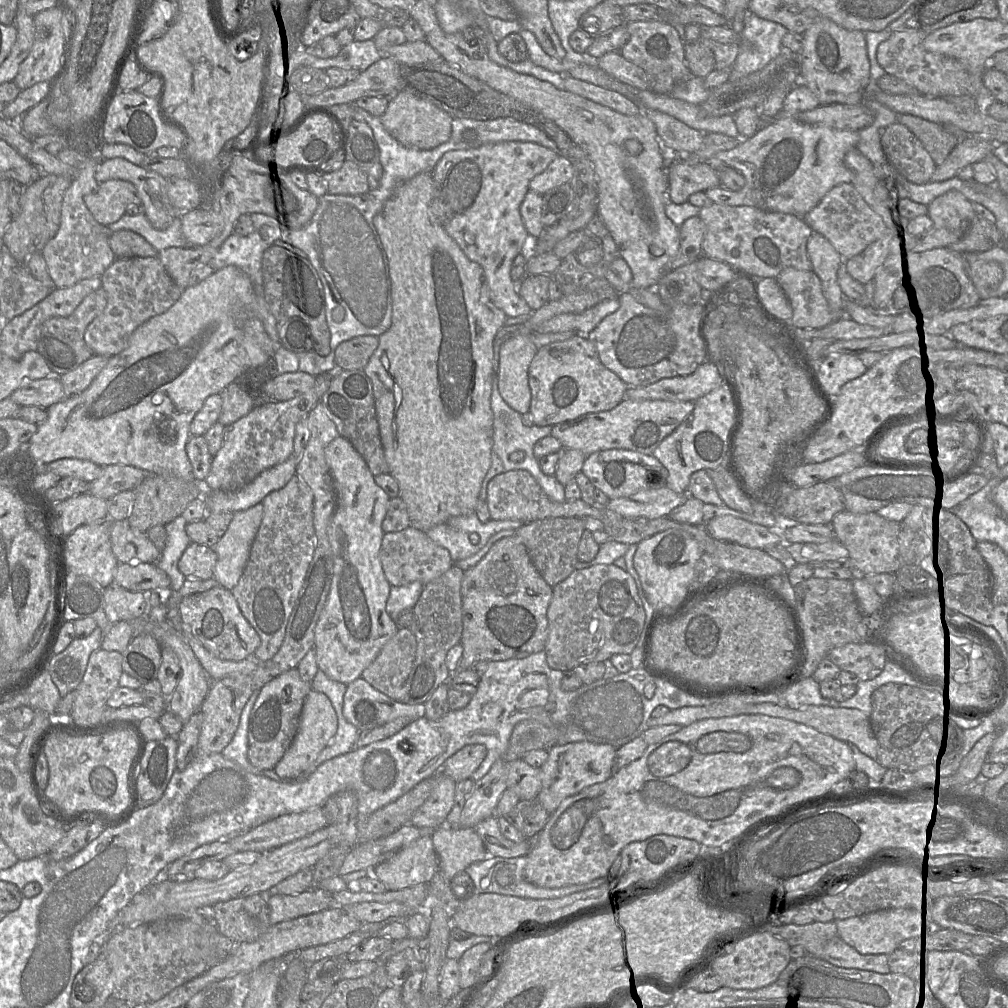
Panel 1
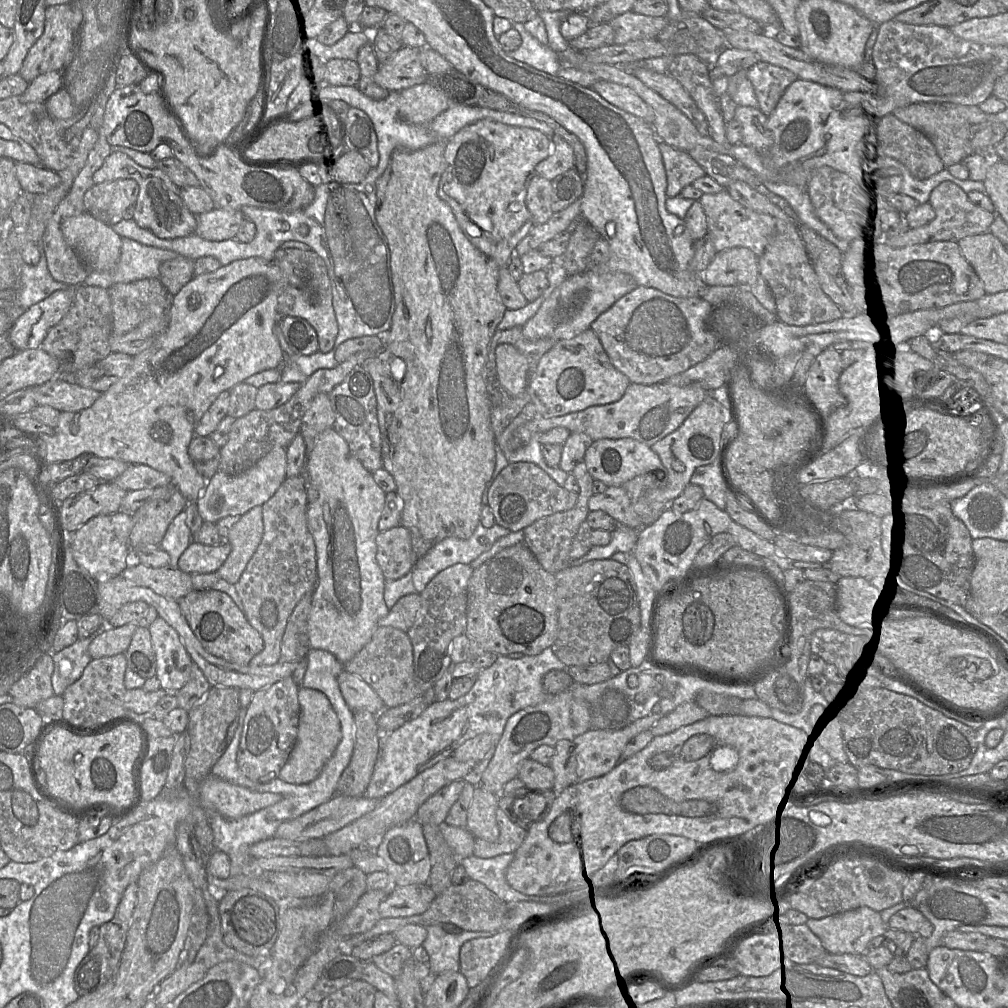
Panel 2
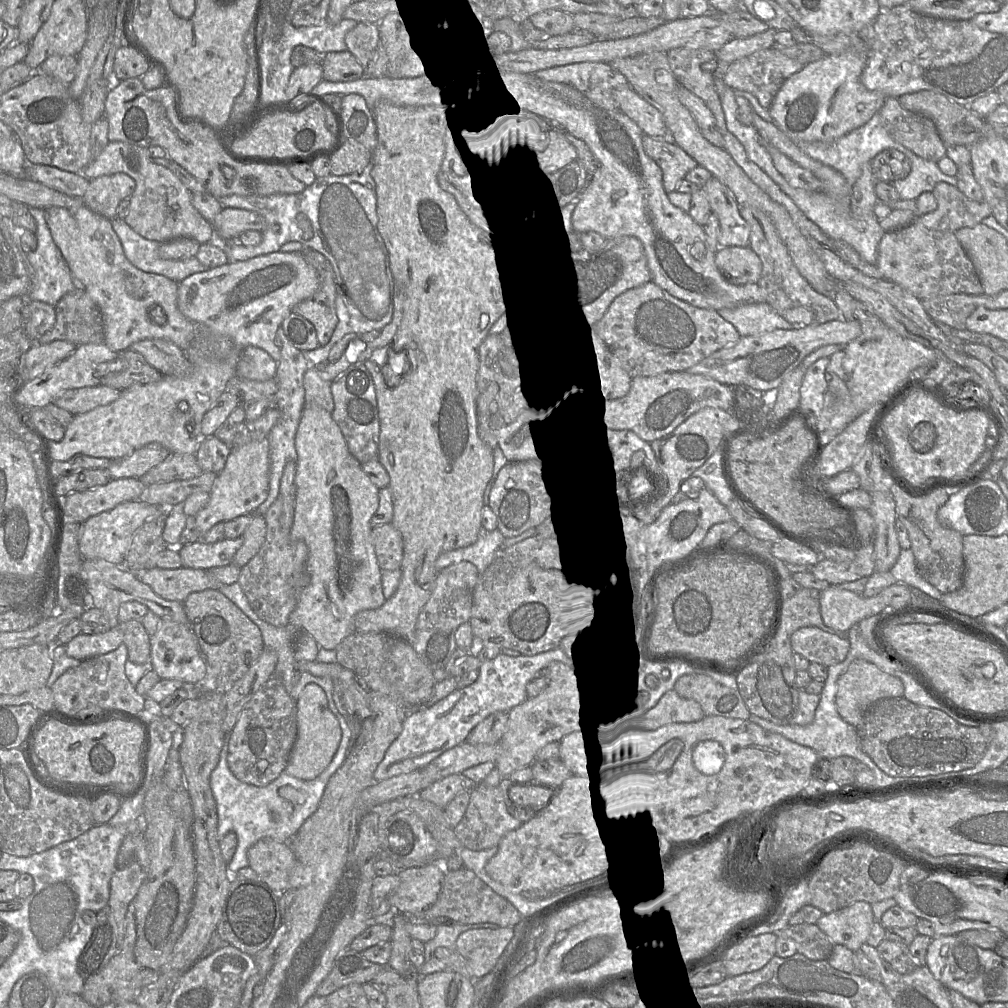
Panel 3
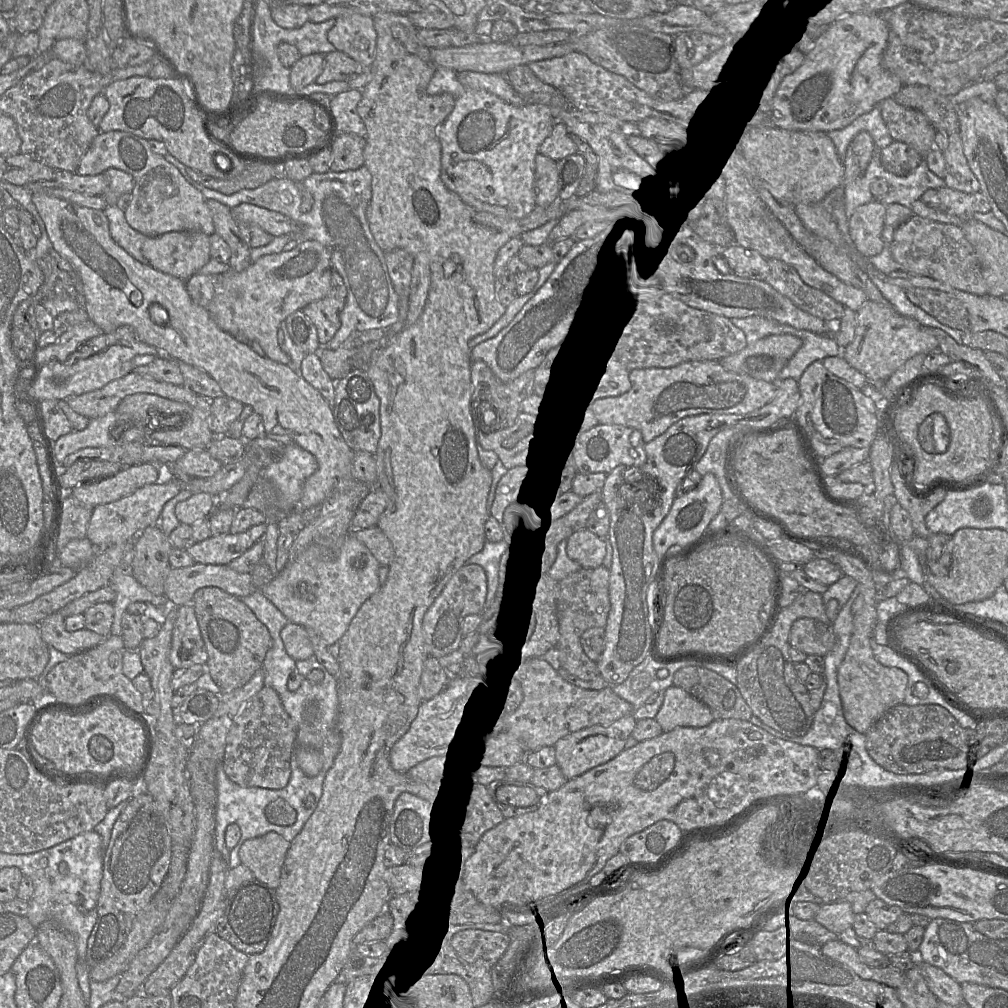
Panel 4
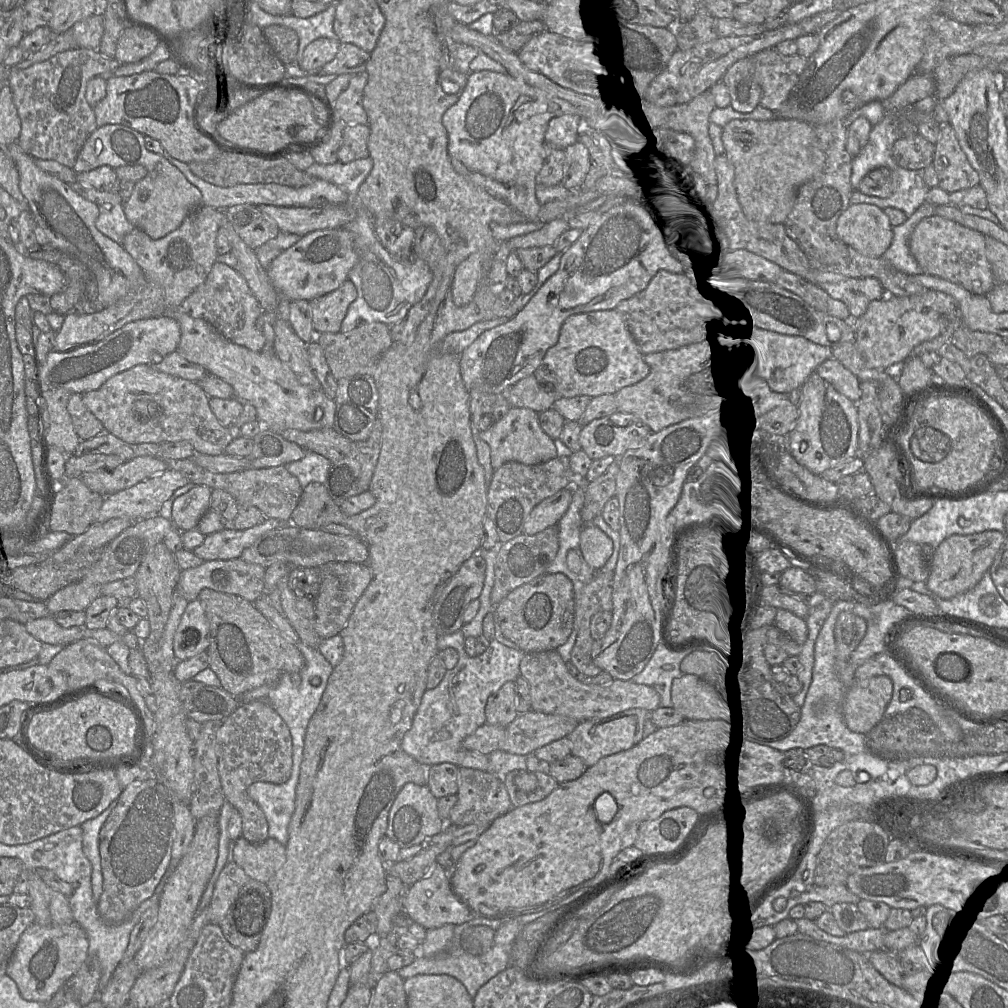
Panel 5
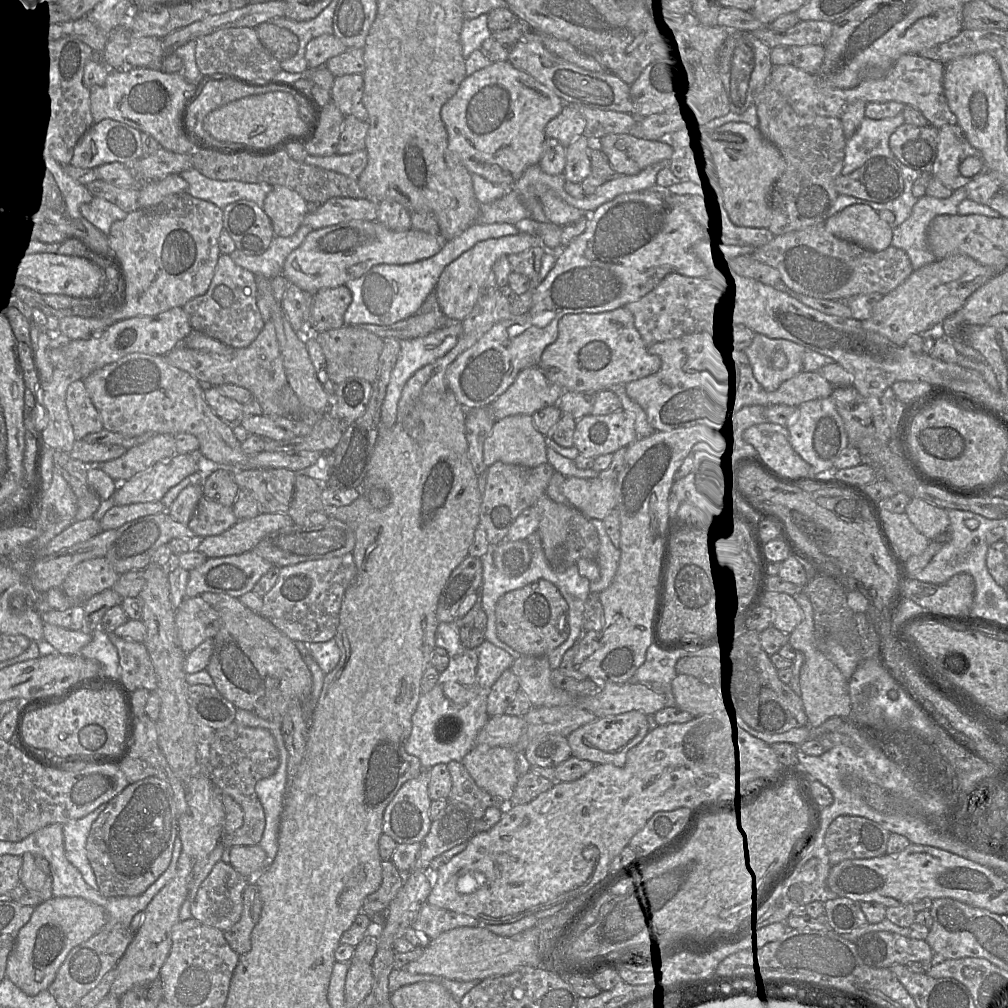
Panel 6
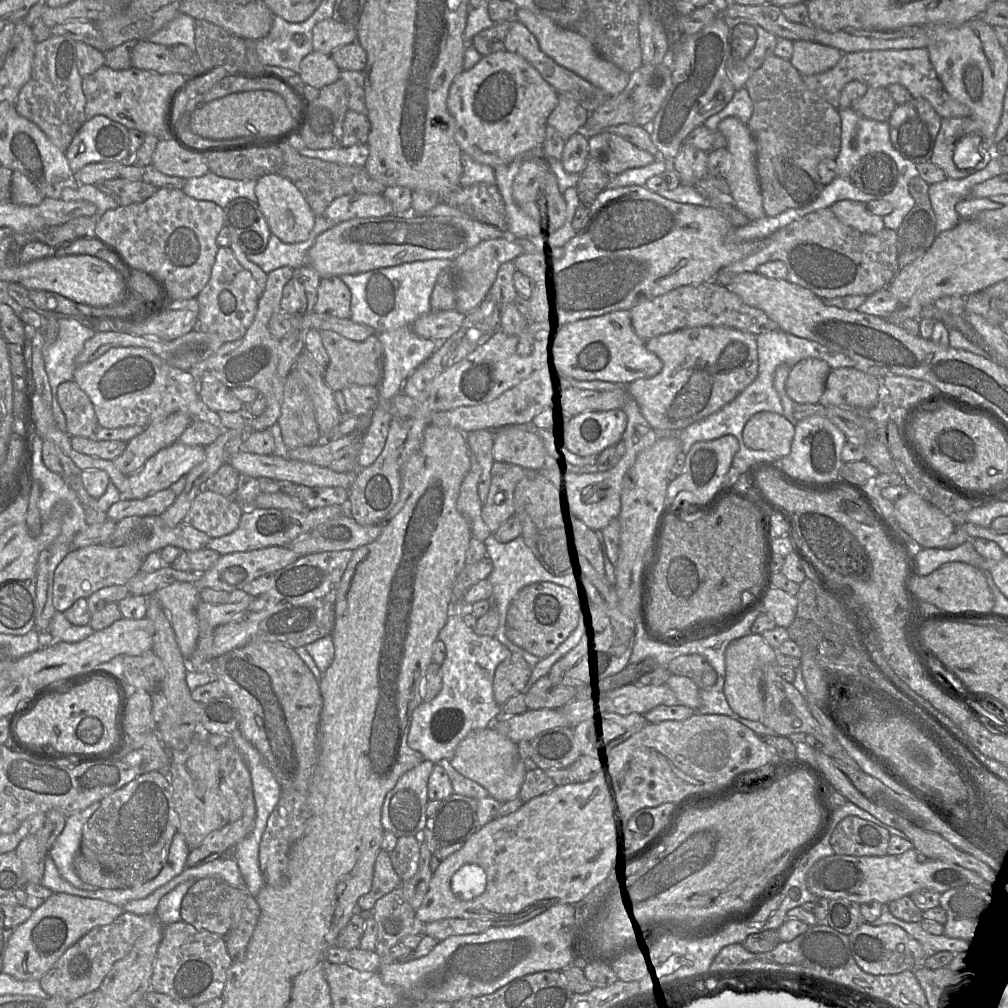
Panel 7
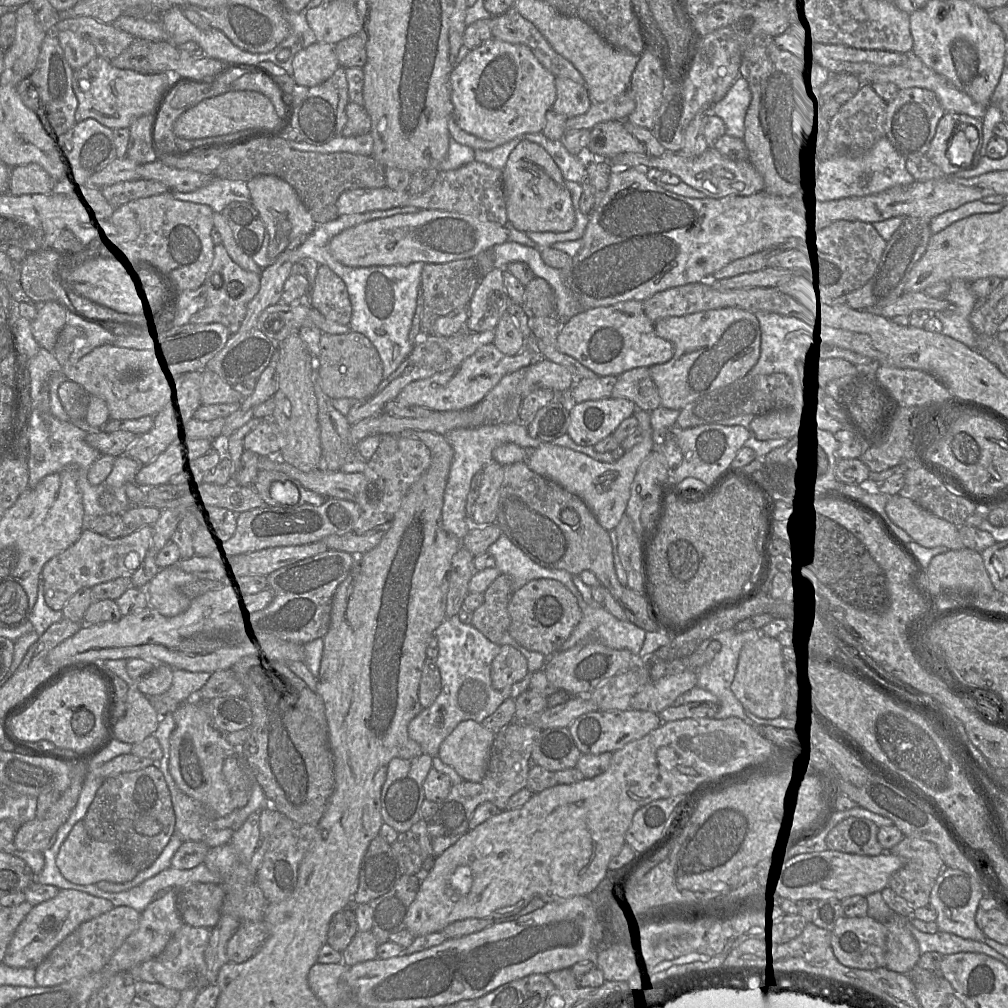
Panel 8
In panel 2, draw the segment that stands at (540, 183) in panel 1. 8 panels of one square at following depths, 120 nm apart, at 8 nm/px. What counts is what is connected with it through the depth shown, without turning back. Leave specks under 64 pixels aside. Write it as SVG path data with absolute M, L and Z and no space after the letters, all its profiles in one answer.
M554 134L551 154L536 166L536 174L554 180L558 175L575 167L575 154L571 145L562 137Z

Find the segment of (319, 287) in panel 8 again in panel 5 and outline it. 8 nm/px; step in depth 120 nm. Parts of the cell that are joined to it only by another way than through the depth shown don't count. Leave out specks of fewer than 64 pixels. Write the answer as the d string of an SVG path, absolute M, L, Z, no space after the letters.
M345 280L336 290L309 301L312 325L316 335L340 332L348 307L357 298L350 280Z

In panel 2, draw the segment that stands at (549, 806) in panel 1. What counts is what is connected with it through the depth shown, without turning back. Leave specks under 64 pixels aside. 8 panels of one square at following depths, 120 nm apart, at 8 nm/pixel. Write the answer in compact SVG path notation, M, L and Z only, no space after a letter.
M651 714L619 730L590 729L574 739L557 742L554 746L555 754L549 764L554 772L552 791L558 794L571 785L609 773L621 761L627 743L639 733L650 730L664 716Z

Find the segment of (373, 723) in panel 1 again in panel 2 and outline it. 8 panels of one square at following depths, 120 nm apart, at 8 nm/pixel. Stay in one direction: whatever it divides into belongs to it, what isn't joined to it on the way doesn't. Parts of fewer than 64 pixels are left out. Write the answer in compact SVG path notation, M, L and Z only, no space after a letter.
M343 670L338 683L346 704L353 712L366 710L379 715L386 708L378 694L359 676Z

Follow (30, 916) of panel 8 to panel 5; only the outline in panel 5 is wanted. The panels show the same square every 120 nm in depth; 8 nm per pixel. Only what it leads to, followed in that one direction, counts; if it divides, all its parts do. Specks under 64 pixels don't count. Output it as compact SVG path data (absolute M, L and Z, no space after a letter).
M34 922L21 934L8 962L6 975L14 980L25 1000L47 1003L60 988L64 987L66 981L81 967L87 958L87 934L77 922L54 926L42 926Z

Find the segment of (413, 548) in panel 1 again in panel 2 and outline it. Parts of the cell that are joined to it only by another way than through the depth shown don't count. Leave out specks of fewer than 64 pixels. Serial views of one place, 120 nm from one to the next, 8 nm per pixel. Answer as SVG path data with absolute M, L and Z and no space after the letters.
M401 525L379 532L376 544L376 560L386 579L402 578L418 561L412 549L411 534Z

